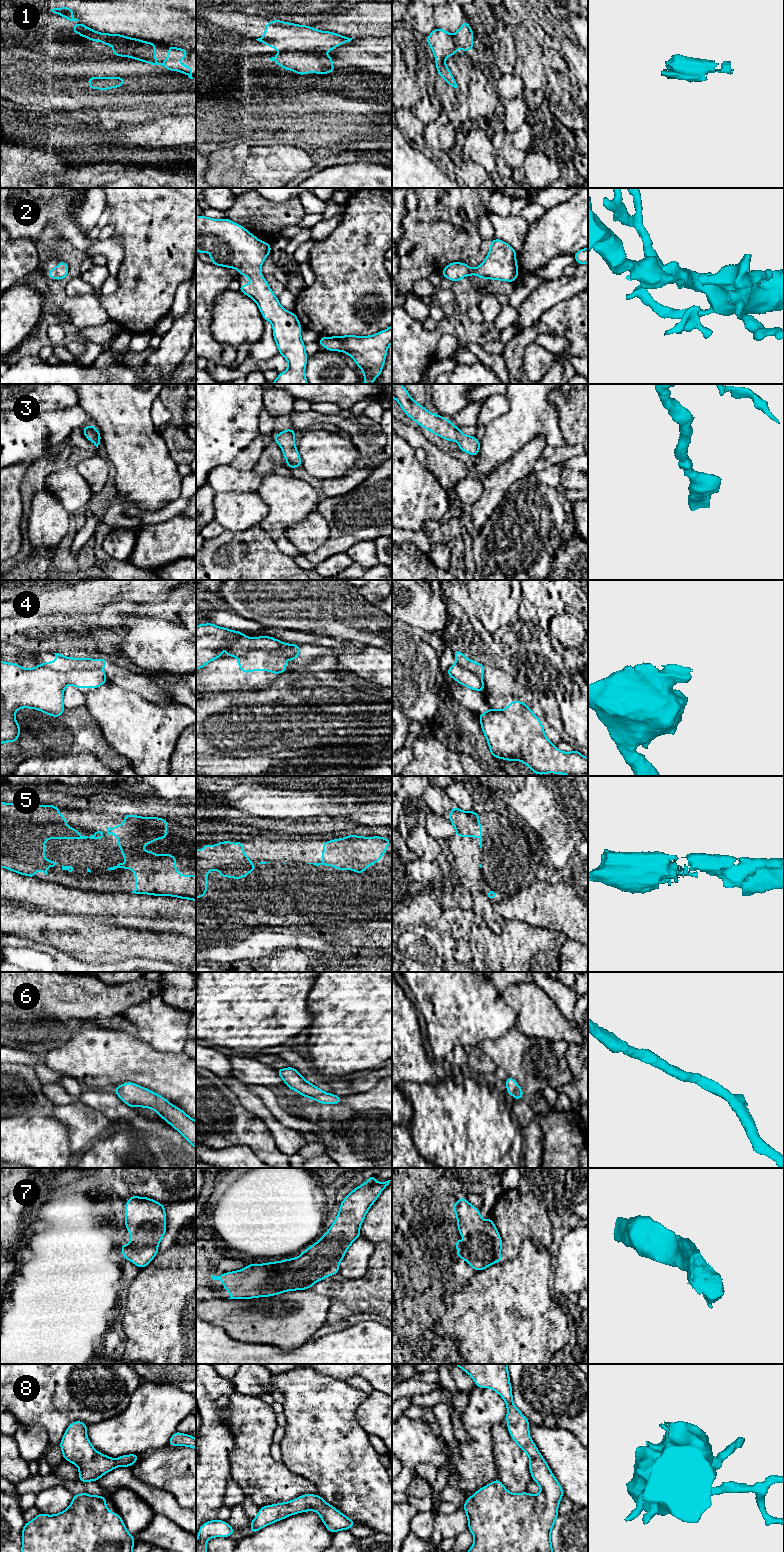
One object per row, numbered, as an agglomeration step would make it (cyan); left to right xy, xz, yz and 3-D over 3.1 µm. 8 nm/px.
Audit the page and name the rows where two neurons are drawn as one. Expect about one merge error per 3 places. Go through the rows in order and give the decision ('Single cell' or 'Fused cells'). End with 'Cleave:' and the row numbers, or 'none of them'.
1: Fused cells
2: Single cell
3: Single cell
4: Fused cells
5: Single cell
6: Single cell
7: Single cell
8: Single cell
Cleave: 1, 4

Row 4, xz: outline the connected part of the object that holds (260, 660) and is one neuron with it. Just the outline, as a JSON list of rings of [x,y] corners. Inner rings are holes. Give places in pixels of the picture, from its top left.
[[[291,648],[283,653],[269,653],[265,650],[250,651],[245,656],[238,657],[238,667],[243,673],[252,671],[270,671],[278,675],[282,672],[288,672],[286,668],[286,660],[296,661],[300,649],[296,649],[296,654]]]

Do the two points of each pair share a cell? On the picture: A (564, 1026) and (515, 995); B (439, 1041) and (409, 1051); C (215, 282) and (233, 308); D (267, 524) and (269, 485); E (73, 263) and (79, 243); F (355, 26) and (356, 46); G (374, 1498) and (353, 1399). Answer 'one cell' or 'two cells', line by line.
A: one cell
B: two cells
C: two cells
D: one cell
E: two cells
F: two cells
G: one cell

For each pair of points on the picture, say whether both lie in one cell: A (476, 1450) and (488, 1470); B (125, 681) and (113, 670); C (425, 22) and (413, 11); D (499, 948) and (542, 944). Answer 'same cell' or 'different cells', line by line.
A: same cell
B: same cell
C: same cell
D: same cell

